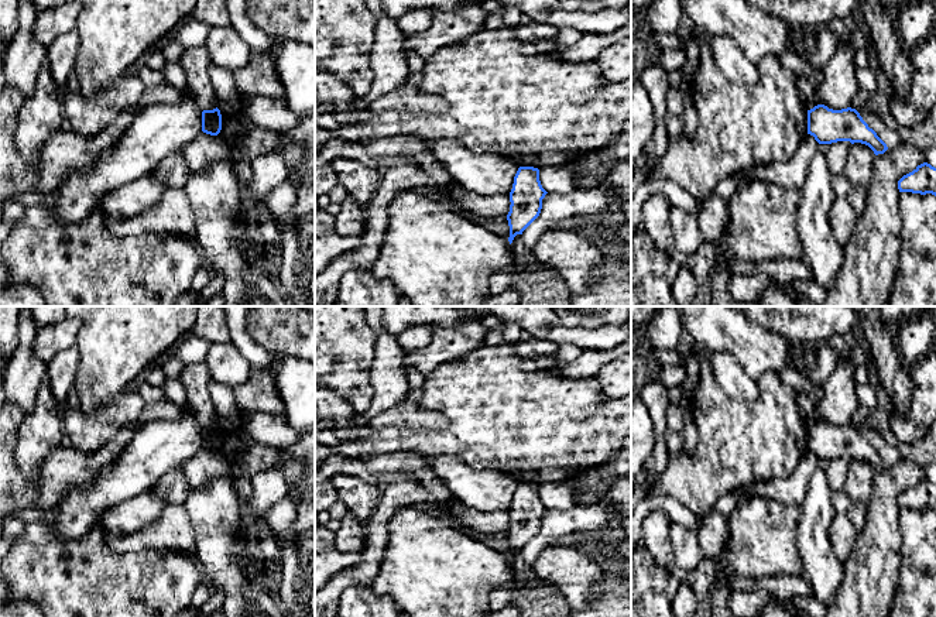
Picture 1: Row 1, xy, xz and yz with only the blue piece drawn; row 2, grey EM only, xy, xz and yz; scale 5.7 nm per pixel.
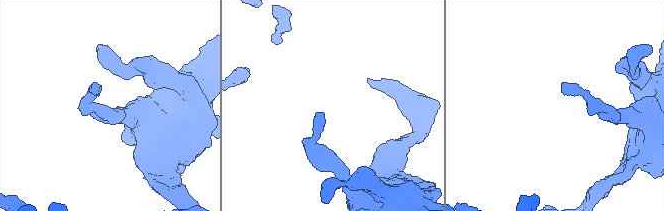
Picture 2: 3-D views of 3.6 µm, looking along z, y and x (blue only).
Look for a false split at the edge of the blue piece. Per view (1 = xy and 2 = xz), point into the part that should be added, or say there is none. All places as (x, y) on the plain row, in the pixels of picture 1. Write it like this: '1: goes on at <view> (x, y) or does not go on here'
1: does not go on here
2: does not go on here

